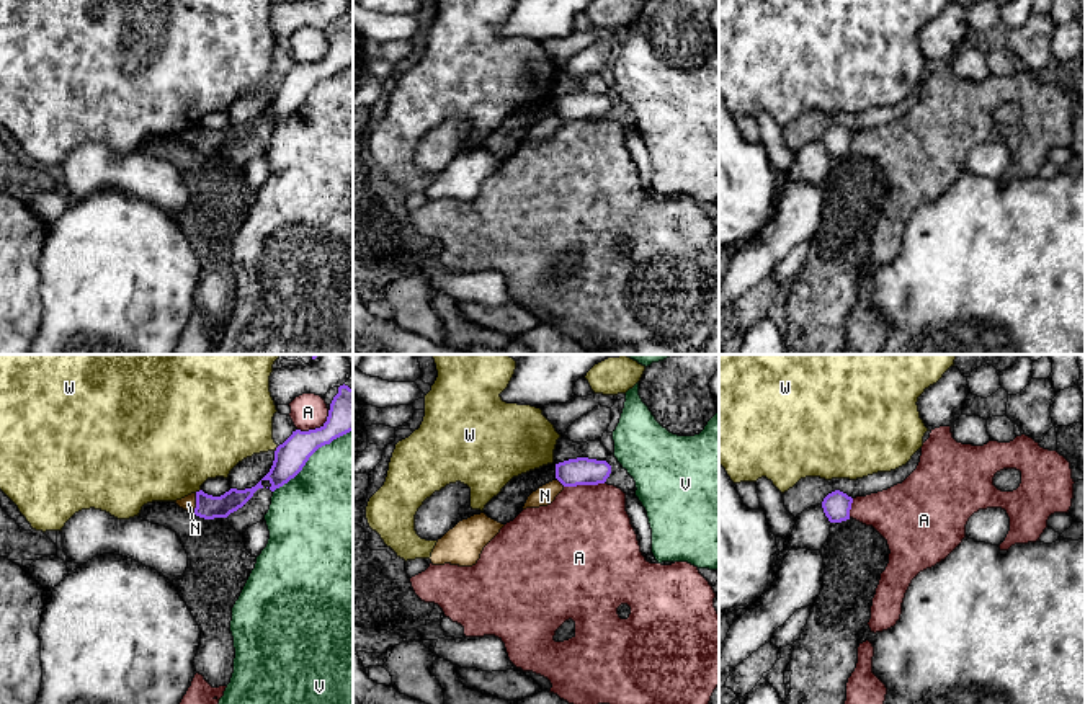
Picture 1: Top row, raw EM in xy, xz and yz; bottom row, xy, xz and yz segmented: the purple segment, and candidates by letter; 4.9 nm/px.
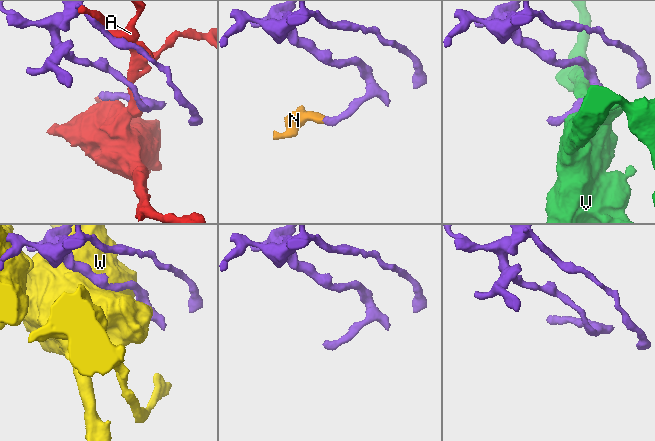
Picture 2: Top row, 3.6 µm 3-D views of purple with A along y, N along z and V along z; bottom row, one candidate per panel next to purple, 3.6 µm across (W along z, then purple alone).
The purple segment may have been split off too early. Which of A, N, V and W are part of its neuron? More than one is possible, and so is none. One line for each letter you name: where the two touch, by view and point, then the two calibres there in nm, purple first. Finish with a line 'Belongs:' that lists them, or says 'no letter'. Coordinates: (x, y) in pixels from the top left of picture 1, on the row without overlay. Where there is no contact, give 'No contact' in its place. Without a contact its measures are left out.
Belongs: no letter

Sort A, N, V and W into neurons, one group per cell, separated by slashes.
A / N / V / W

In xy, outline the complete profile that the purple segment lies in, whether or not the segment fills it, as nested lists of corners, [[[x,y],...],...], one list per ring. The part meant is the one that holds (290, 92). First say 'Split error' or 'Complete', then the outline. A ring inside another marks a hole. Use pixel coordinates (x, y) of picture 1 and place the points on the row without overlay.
Complete. [[[343,18],[330,38],[327,56],[315,64],[292,65],[276,82],[273,100],[261,114],[268,114],[270,124],[275,126],[294,113],[319,82],[350,65],[353,65],[353,23]]]

